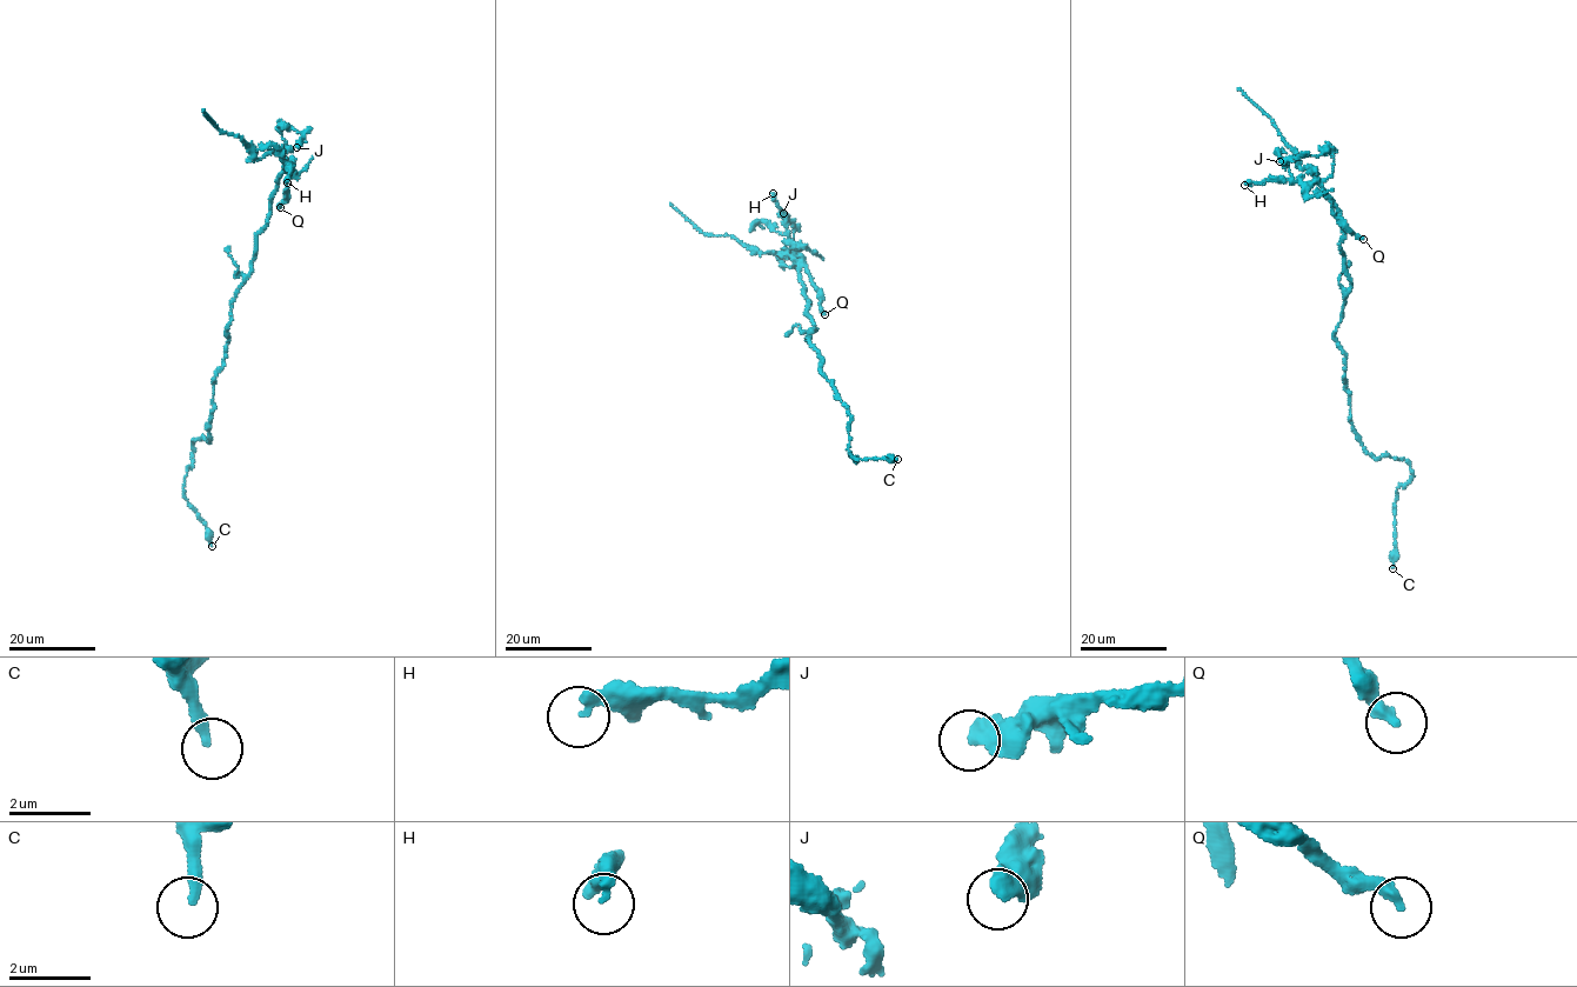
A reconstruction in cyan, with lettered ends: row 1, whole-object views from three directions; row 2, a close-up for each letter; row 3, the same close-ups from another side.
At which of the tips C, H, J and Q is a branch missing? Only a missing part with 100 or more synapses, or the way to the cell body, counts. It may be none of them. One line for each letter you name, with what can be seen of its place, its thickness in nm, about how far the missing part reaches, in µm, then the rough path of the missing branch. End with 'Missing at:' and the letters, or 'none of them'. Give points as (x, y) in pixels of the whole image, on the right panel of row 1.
Missing at: none of them

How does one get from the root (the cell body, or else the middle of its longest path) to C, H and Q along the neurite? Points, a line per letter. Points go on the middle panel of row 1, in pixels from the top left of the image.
C: (808, 339), (850, 415), (850, 457), (857, 462), (850, 454), (857, 460), (897, 459)
H: (808, 339), (810, 331), (815, 329), (804, 314), (808, 301), (786, 220), (773, 193)
Q: (808, 339), (815, 329), (804, 314), (809, 304), (797, 269), (801, 262), (819, 292), (824, 314)

